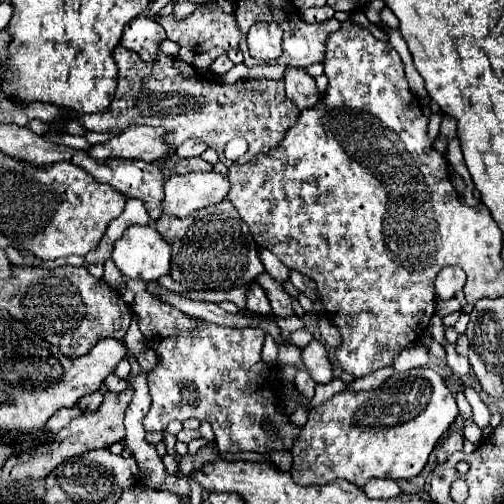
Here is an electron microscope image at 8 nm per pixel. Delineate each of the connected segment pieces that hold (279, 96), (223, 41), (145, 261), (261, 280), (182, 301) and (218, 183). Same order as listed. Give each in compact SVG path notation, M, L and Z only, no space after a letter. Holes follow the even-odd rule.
M123 46L113 50L115 62L119 66L119 86L111 108L93 116L93 126L89 130L121 130L145 124L145 126L163 126L169 130L169 144L179 146L187 138L199 138L209 144L219 154L219 160L227 166L245 164L257 154L267 154L279 146L285 138L285 132L297 122L297 106L285 96L283 80L269 78L245 78L235 84L221 84L211 78L201 76L193 66L179 58L161 54L153 64L145 64L135 52L129 52ZM241 136L249 142L249 150L237 158L227 160L223 156L225 144Z
M201 4L201 8L197 6L197 10L193 14L189 14L185 20L177 20L173 14L169 16L153 16L167 32L167 40L183 46L183 48L189 48L191 52L195 54L201 54L201 52L207 52L209 48L213 46L223 46L227 50L231 48L237 48L239 44L239 38L241 38L241 32L237 32L237 22L235 22L235 16L233 14L225 14L219 6L211 6L209 4Z
M129 226L117 240L113 260L123 276L159 280L169 274L171 248L153 226Z
M263 272L261 276L255 278L255 282L265 290L269 302L271 302L271 308L273 312L279 316L279 318L289 318L293 316L293 302L291 302L291 296L283 290L283 284L277 282L275 278L271 278L267 272Z
M147 282L147 292L153 294L153 296L157 296L161 302L167 302L167 304L175 306L177 310L189 314L189 316L195 316L195 318L201 318L201 320L207 320L207 322L215 322L215 324L221 324L221 326L261 328L261 330L263 330L265 334L269 334L277 344L287 344L287 340L283 338L279 326L273 324L273 322L265 322L265 320L259 320L259 318L249 318L249 316L245 316L243 312L229 314L229 312L221 310L217 304L213 304L213 302L191 300L191 298L179 296L177 292L171 292L171 290L159 286L157 282Z
M193 172L185 176L171 176L165 182L163 212L185 218L199 208L207 208L227 198L231 182L217 172Z

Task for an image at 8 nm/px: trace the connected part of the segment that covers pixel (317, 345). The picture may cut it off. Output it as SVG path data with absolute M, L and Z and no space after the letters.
M317 340L309 342L309 346L301 350L301 356L303 356L303 362L305 362L311 378L317 384L327 384L333 380L333 364L321 342L317 342Z

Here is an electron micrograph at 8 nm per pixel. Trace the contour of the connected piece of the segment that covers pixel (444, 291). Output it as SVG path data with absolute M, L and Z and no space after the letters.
M445 266L435 280L435 296L437 300L451 300L455 292L463 290L465 272L459 266Z

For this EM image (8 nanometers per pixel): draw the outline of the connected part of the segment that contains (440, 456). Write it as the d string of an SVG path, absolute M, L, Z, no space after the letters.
M451 432L451 434L441 442L441 446L439 446L439 450L437 450L437 460L443 462L447 456L451 456L451 454L457 452L457 450L463 450L463 436L461 436L459 432Z

